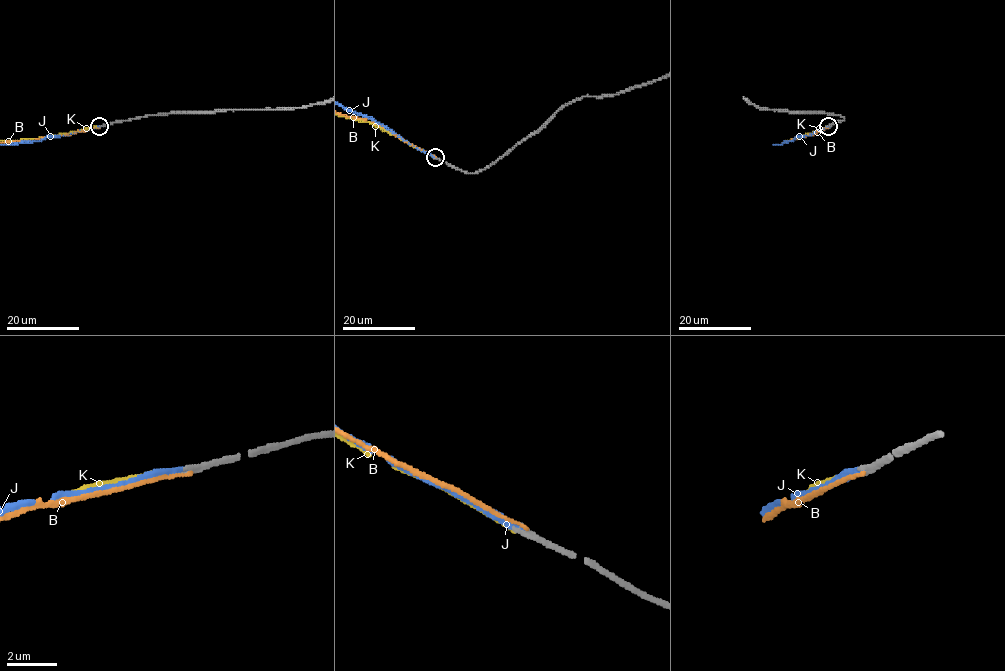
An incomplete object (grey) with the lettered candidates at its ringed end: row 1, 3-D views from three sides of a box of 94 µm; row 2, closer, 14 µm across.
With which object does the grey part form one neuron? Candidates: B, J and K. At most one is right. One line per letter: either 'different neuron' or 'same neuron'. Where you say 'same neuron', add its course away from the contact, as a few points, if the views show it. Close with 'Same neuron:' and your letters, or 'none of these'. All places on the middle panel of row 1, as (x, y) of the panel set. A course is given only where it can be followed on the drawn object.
B: different neuron
J: same neuron
K: different neuron
Same neuron: J

